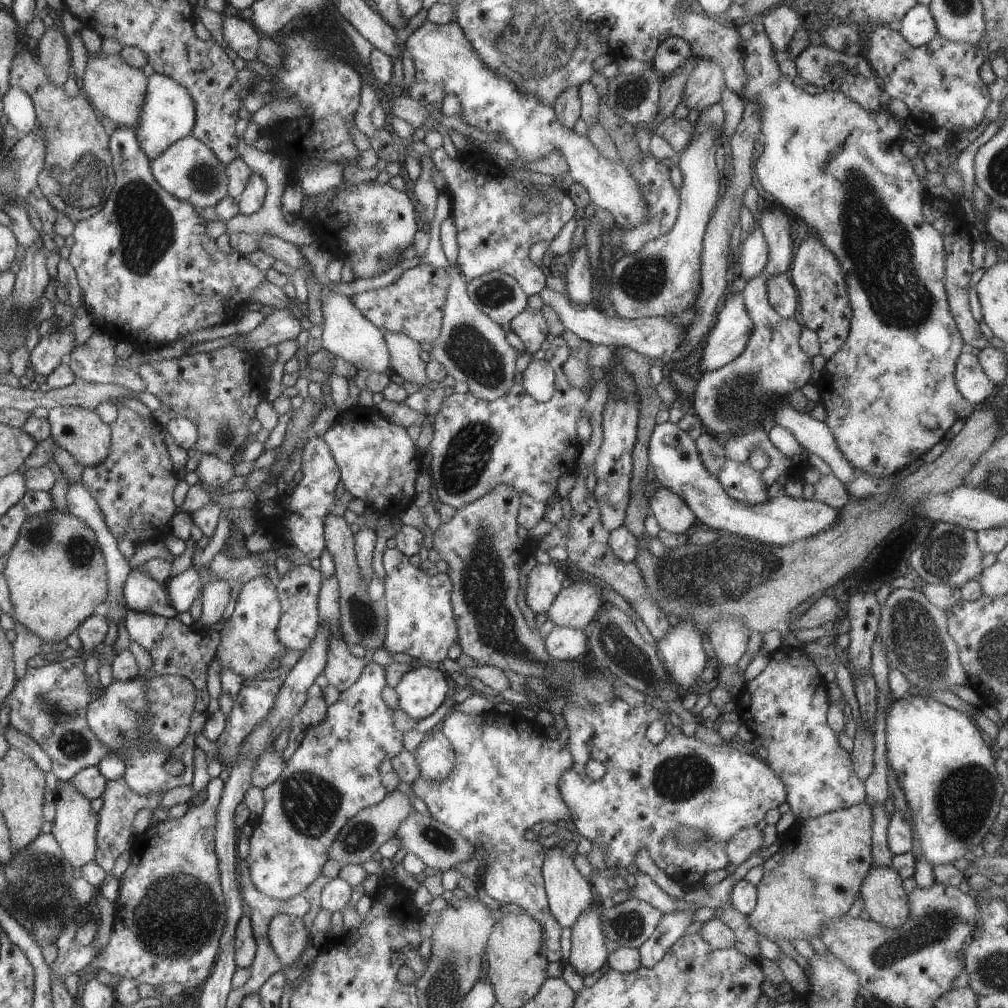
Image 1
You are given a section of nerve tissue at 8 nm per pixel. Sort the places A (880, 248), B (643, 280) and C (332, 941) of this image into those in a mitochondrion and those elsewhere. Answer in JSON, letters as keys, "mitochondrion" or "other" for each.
{"A":"mitochondrion","B":"mitochondrion","C":"other"}

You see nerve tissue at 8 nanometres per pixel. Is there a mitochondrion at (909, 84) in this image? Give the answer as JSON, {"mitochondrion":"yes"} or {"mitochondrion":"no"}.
{"mitochondrion":"no"}

